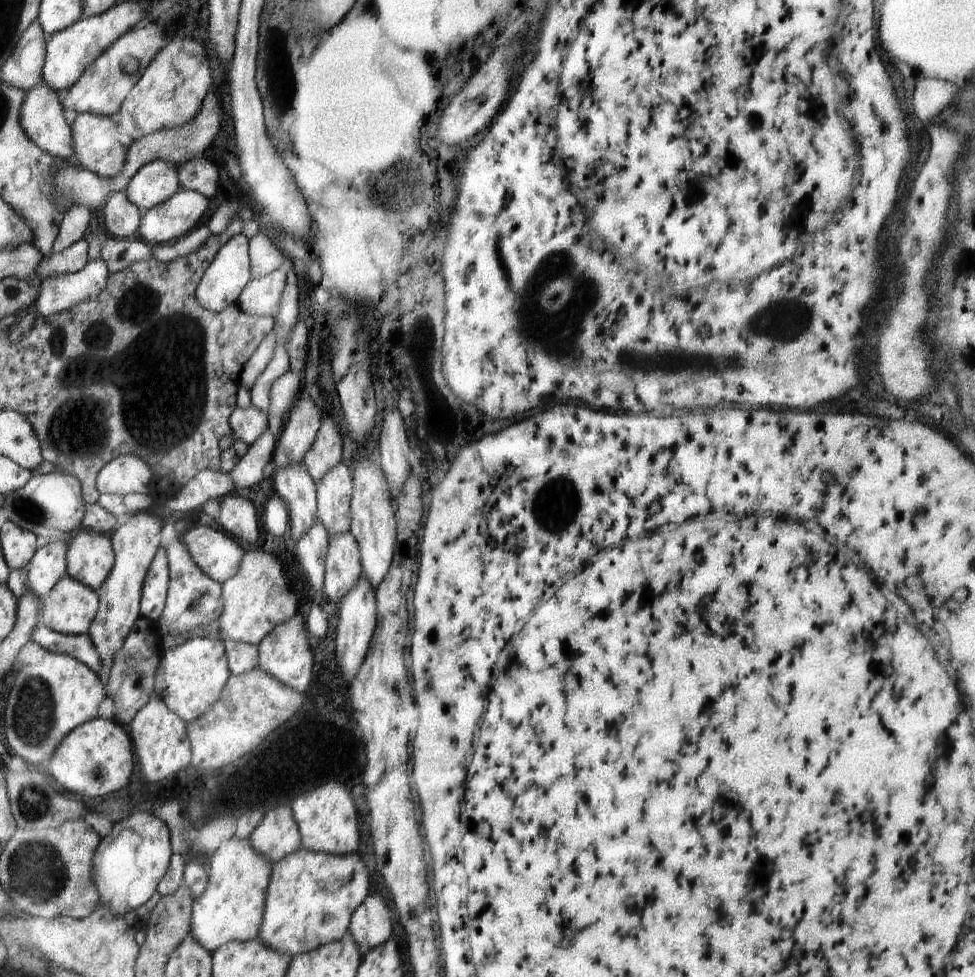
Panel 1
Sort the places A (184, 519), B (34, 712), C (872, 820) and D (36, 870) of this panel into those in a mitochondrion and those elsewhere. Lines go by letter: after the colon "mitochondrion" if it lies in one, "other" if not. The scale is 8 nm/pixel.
A: other
B: mitochondrion
C: other
D: mitochondrion

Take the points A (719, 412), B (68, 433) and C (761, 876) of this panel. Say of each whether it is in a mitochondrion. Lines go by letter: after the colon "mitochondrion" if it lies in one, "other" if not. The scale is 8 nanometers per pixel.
A: other
B: mitochondrion
C: other

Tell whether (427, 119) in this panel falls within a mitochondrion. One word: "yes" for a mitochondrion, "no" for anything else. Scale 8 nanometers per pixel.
no

